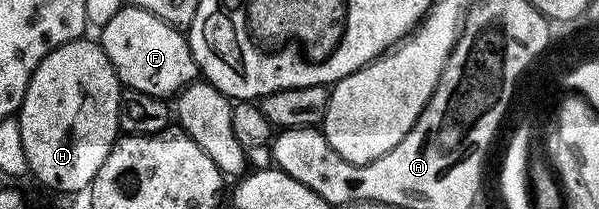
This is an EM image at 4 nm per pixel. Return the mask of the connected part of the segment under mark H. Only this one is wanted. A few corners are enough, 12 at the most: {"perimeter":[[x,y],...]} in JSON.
{"perimeter":[[100,43],[39,62],[19,113],[39,183],[84,193],[119,138]]}

